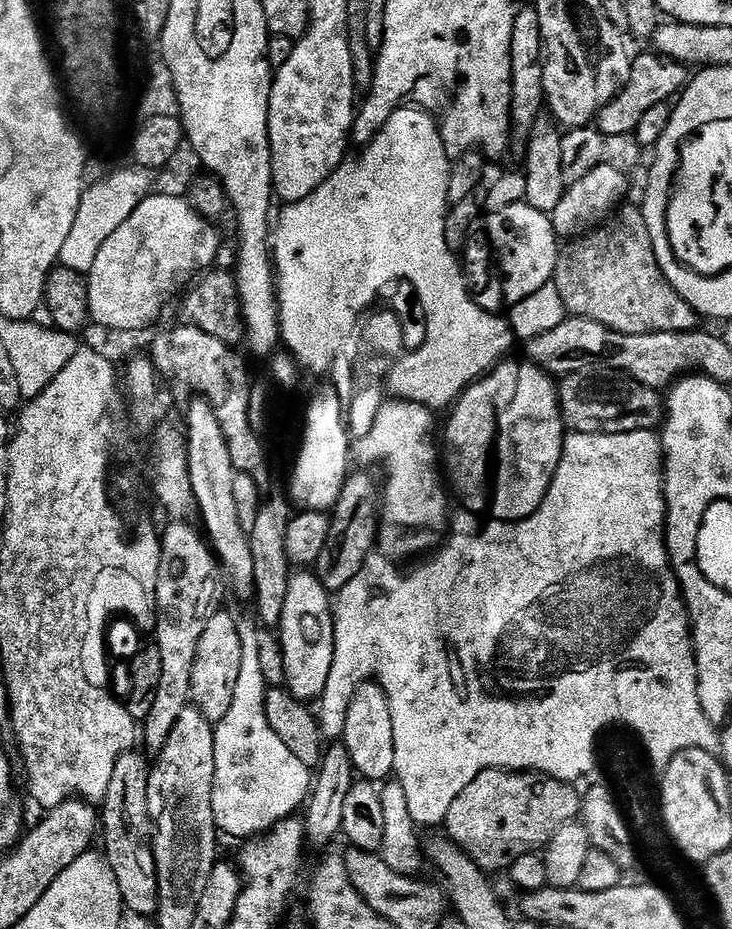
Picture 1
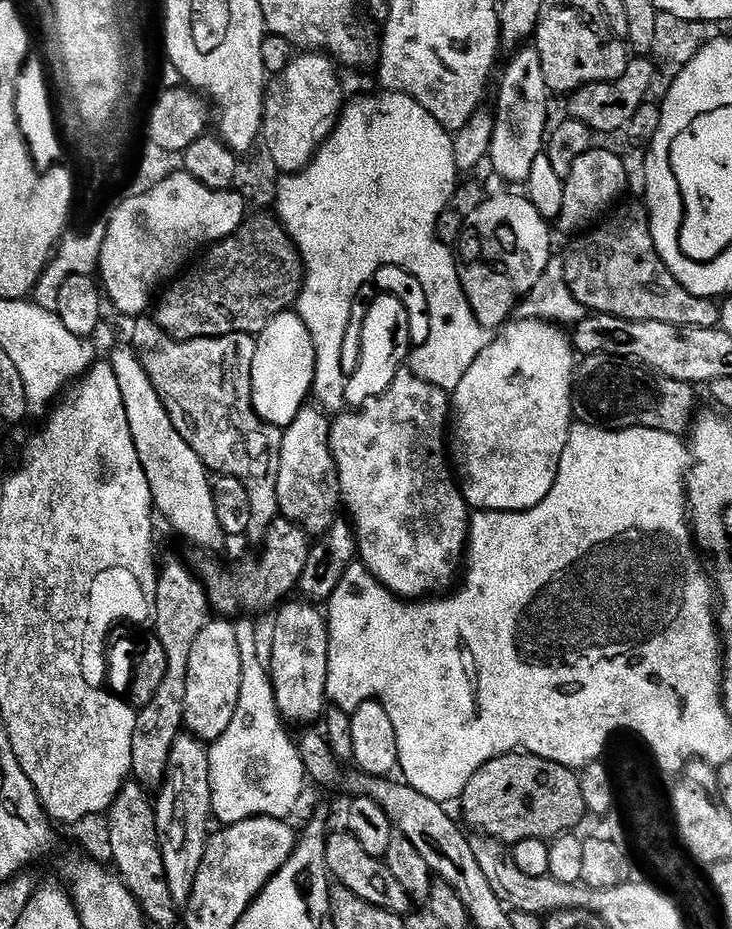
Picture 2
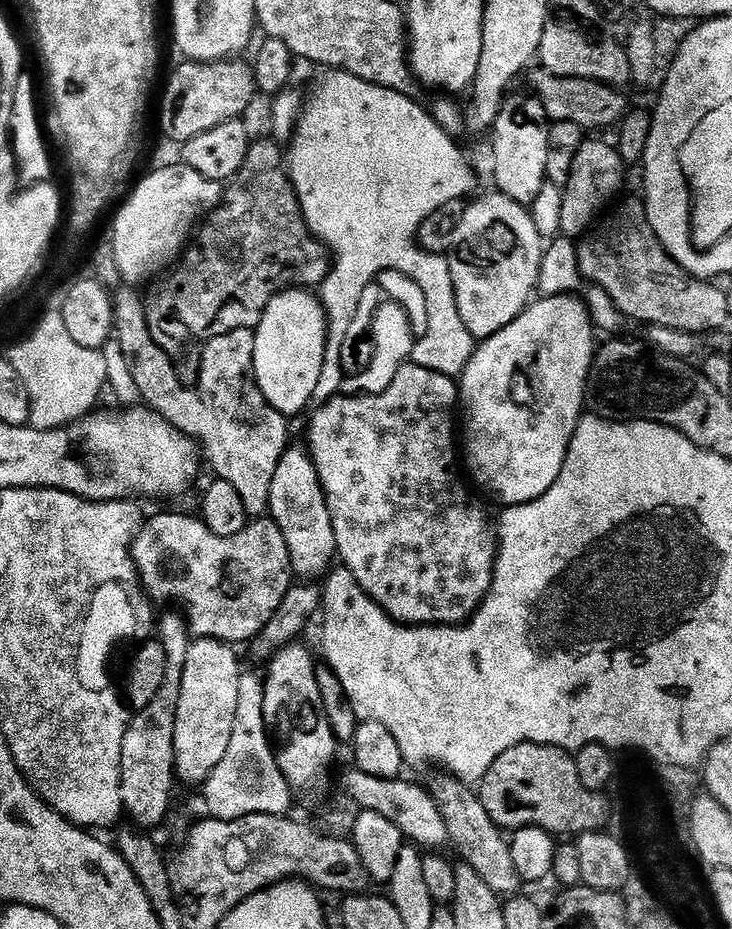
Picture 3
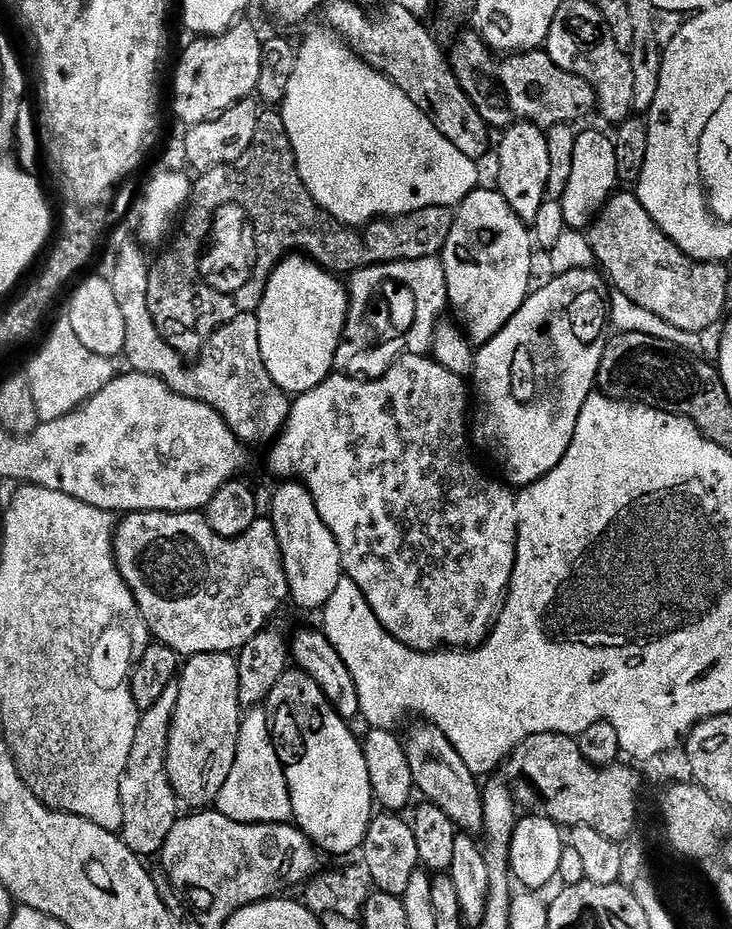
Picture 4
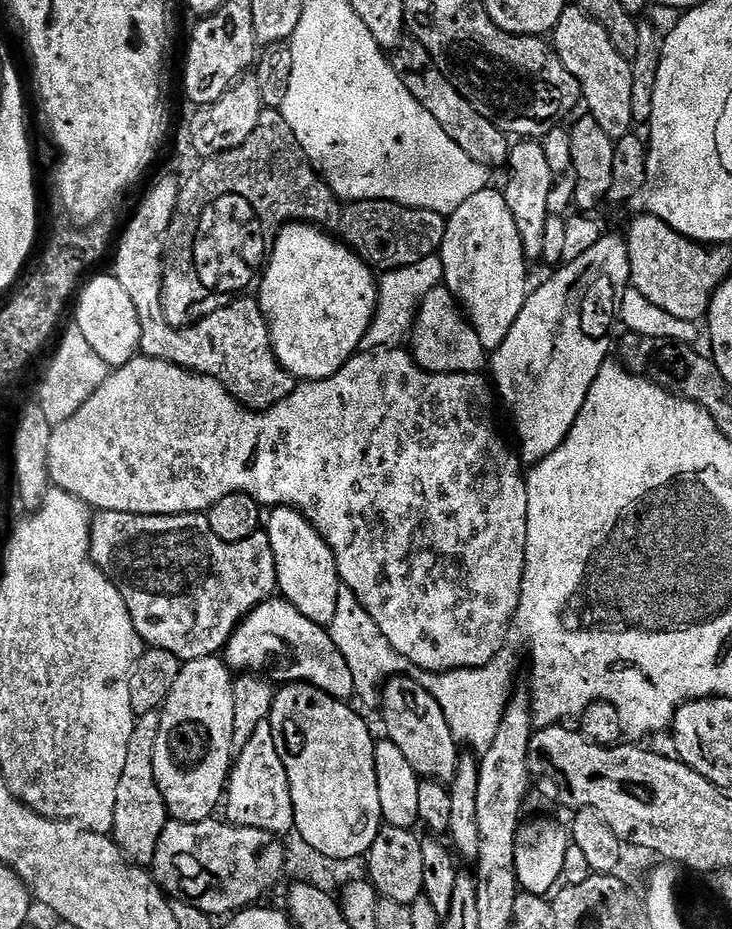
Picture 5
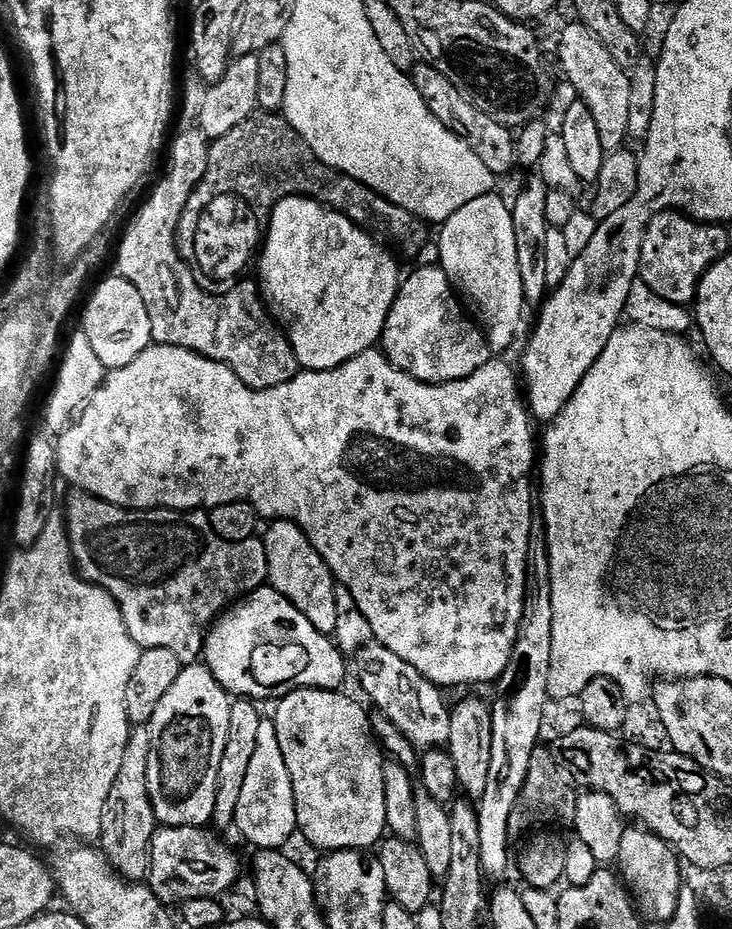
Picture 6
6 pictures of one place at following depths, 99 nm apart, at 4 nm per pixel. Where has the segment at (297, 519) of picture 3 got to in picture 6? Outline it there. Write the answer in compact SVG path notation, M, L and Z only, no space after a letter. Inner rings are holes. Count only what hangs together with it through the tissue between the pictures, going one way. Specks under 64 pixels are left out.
M274 520L267 525L268 533L262 536L266 546L268 584L278 594L285 596L302 614L306 614L310 626L324 636L332 636L338 626L338 581L326 566L322 554L314 550L310 538L293 520Z

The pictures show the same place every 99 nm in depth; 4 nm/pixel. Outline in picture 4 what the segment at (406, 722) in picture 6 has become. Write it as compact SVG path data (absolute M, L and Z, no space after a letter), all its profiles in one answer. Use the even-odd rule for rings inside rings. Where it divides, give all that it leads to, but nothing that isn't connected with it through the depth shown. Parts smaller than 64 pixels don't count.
M416 722L404 740L406 758L410 762L410 774L415 791L420 792L425 801L434 804L446 814L457 829L468 834L476 834L484 827L484 798L478 777L462 762L462 754L435 728L431 722Z

